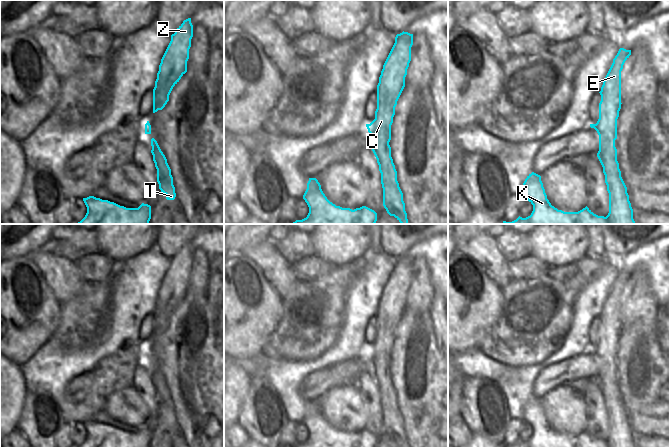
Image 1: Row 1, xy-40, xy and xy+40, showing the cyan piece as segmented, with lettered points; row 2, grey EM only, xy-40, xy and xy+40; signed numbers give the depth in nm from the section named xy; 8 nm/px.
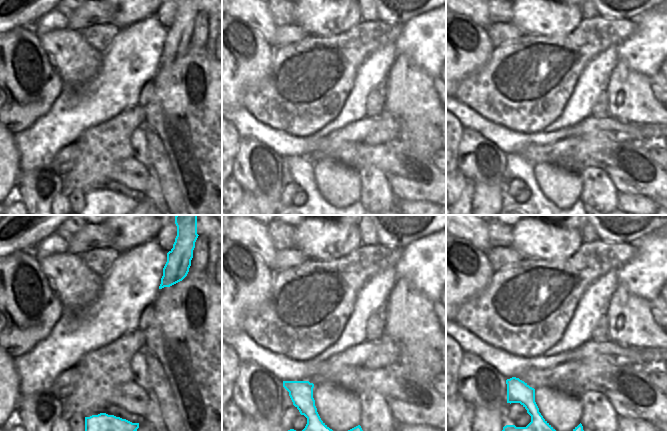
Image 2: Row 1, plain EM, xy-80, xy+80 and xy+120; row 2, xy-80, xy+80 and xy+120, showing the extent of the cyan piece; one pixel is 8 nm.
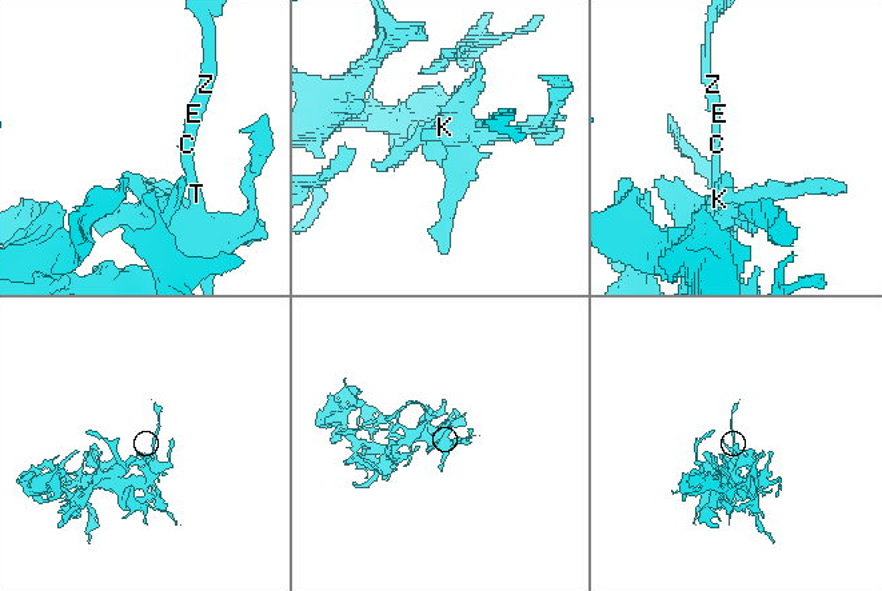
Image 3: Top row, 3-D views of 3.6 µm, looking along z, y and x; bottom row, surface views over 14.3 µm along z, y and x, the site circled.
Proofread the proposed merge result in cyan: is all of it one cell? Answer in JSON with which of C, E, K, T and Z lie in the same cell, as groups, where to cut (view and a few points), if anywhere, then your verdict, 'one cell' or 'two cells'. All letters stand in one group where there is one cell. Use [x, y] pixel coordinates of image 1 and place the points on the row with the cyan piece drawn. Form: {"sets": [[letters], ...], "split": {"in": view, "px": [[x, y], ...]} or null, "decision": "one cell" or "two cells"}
{"sets": [["C", "E", "Z"], ["K", "T"]], "split": {"in": "xy", "px": [[371, 134], [374, 137], [380, 138], [385, 143], [389, 141]]}, "decision": "two cells"}

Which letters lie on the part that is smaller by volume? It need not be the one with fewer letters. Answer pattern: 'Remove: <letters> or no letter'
Remove: C, E, Z

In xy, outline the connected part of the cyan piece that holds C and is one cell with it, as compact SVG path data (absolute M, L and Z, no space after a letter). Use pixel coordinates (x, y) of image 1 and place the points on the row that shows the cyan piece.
M403 31L396 35L395 43L379 77L375 119L366 124L368 132L374 138L380 138L385 144L391 140L391 125L397 101L405 87L412 45L413 34Z

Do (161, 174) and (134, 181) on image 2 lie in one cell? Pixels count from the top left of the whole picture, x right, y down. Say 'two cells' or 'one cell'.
two cells

